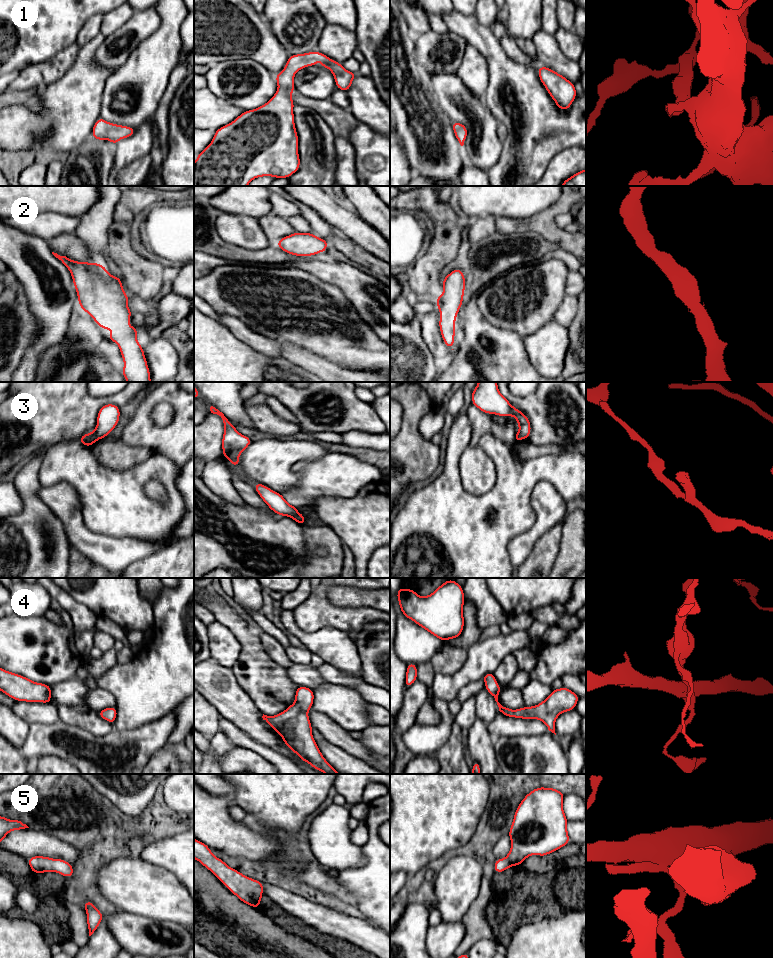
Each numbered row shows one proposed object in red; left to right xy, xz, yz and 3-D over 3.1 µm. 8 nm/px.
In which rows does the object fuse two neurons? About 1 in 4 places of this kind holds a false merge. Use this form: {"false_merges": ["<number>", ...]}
{"false_merges": ["3"]}

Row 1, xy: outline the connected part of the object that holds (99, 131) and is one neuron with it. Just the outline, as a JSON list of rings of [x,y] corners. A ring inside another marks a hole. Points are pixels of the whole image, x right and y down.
[[[99,118],[92,129],[92,135],[95,140],[107,139],[113,144],[117,144],[122,138],[128,138],[134,135],[135,130],[133,127],[113,124]]]

